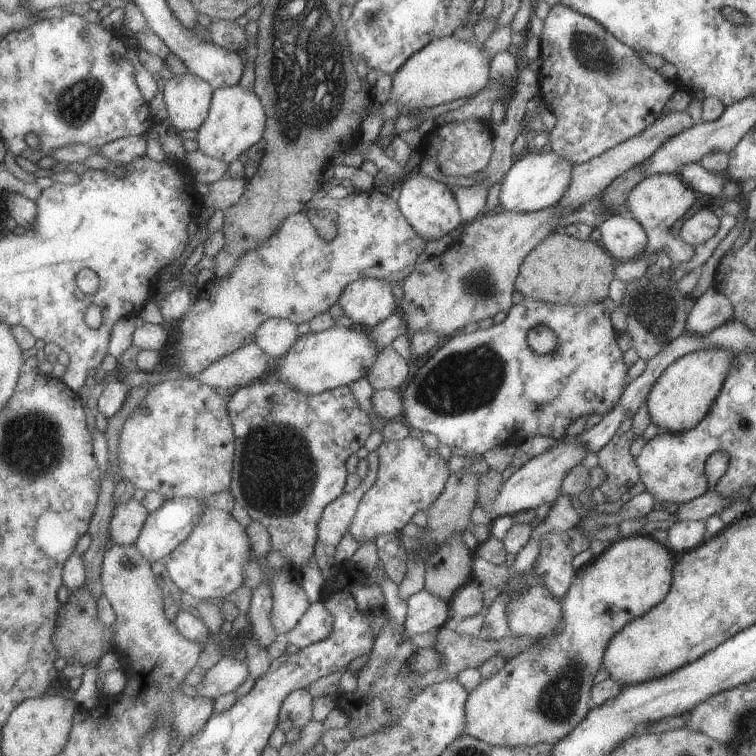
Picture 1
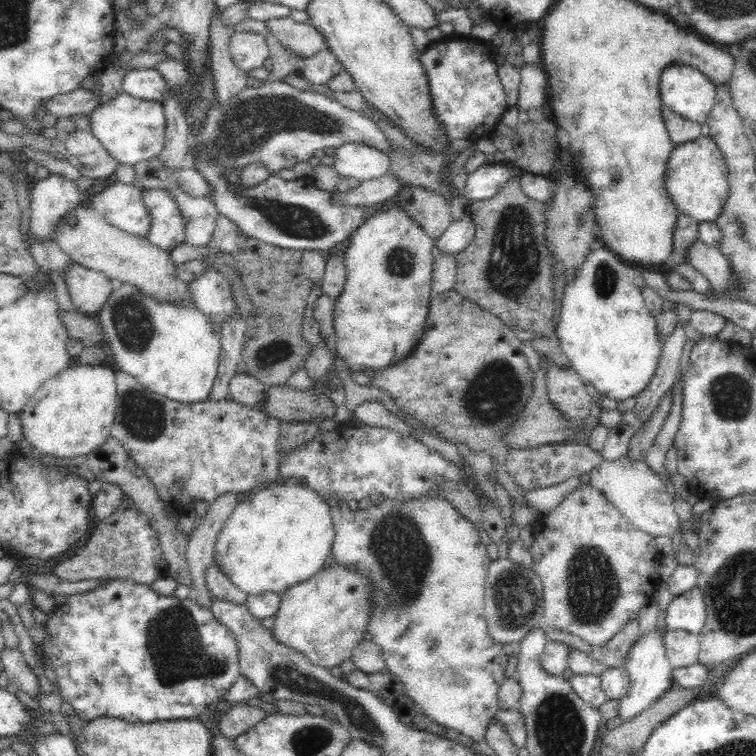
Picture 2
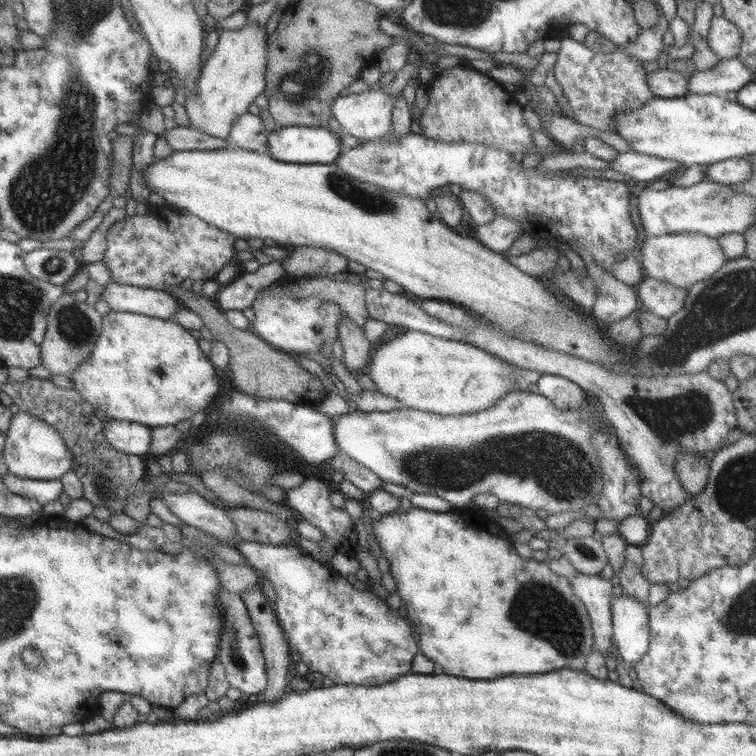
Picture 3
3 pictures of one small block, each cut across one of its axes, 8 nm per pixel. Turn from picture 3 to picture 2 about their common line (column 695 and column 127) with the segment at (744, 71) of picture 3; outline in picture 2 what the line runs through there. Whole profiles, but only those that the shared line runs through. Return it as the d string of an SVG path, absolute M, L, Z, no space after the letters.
M134 68L123 74L123 91L142 100L160 100L171 87L156 68Z

